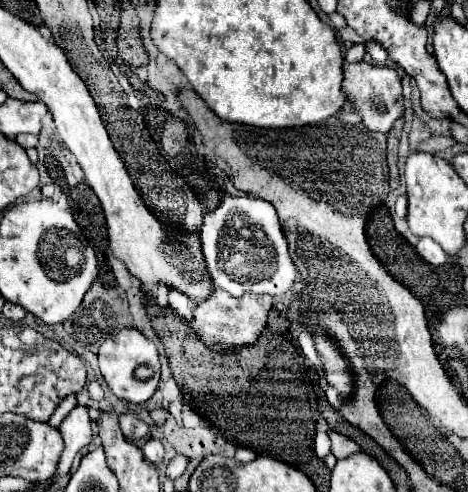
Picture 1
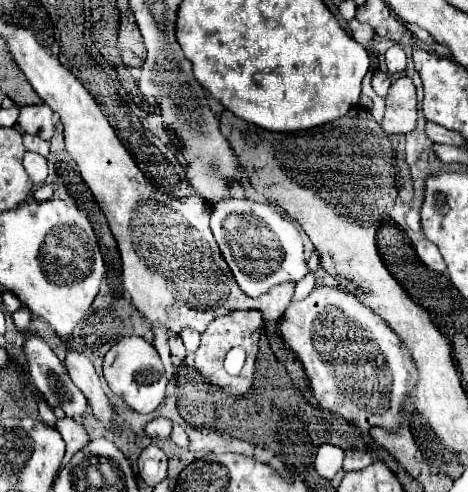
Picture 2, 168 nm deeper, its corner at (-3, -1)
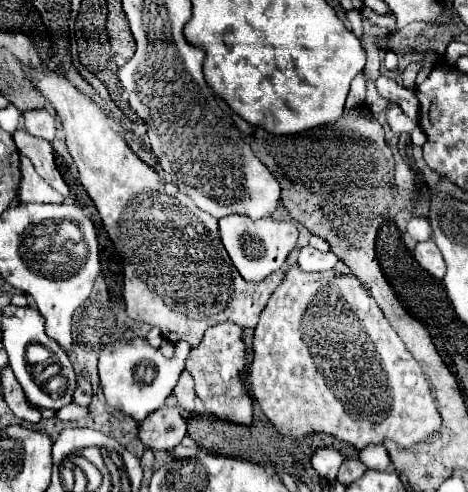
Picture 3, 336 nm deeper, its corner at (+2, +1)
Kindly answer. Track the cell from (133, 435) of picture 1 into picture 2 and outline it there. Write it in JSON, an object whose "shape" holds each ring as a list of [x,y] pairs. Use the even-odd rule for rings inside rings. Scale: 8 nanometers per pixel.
{"shape":[[[154,418],[152,422],[148,422],[144,426],[144,434],[148,438],[152,438],[152,440],[156,440],[156,438],[164,440],[164,438],[168,438],[170,430],[172,430],[172,422],[168,418]]]}

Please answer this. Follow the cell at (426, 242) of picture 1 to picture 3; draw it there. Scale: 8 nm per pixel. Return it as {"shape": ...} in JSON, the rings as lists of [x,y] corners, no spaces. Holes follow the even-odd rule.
{"shape":[[[433,240],[427,242],[419,242],[415,246],[415,260],[419,262],[421,268],[425,268],[429,274],[433,274],[435,278],[443,278],[445,276],[445,260],[437,248],[437,244]]]}

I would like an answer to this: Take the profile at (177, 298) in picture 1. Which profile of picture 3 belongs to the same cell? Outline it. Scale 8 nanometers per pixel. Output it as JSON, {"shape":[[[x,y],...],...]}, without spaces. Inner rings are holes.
{"shape":[[[145,338],[119,340],[107,344],[99,354],[99,378],[101,378],[101,390],[107,404],[131,416],[137,422],[145,420],[151,412],[161,408],[167,396],[177,386],[177,380],[185,370],[185,361],[192,349],[185,341],[176,343],[174,347],[173,356],[165,358],[161,350],[153,348]]]}

